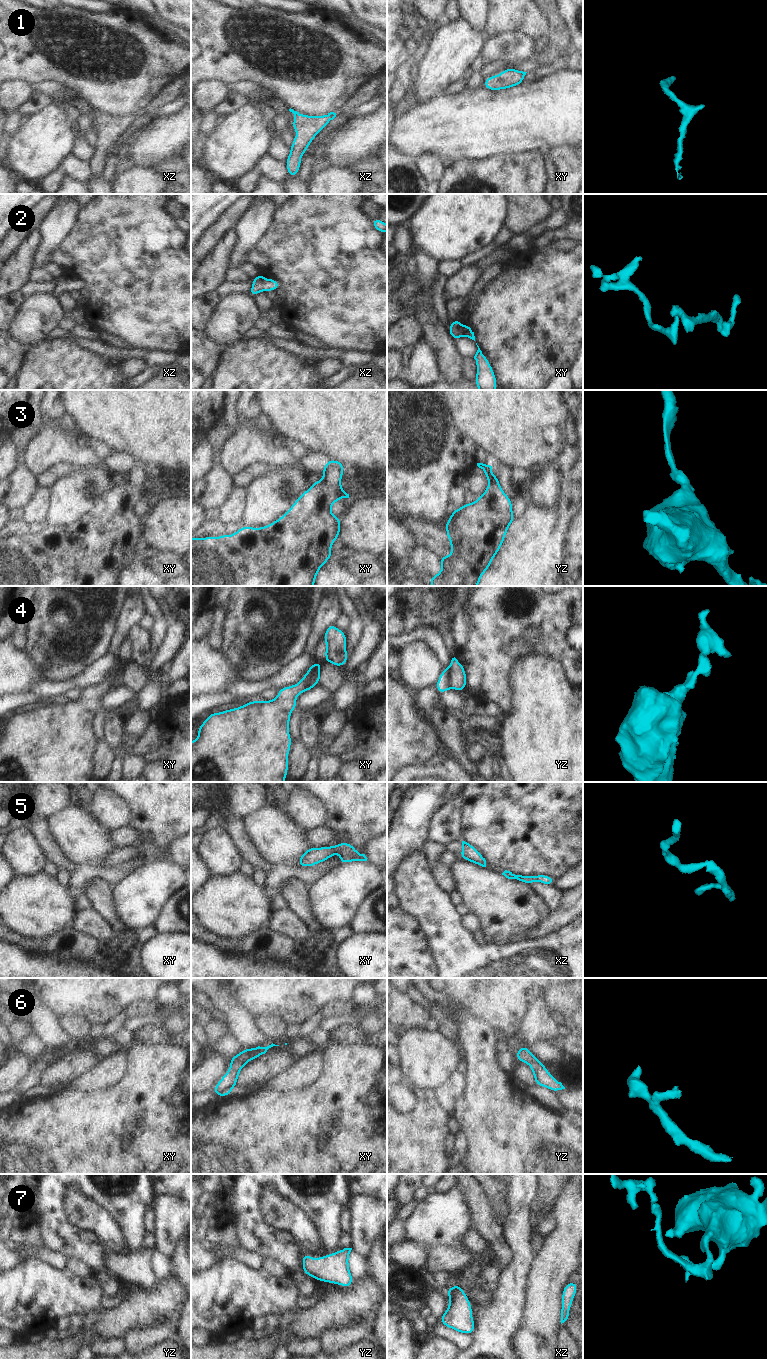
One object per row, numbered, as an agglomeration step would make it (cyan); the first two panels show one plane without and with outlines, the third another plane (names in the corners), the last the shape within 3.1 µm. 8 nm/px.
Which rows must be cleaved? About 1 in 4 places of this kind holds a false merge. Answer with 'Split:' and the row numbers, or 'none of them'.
Split: 4

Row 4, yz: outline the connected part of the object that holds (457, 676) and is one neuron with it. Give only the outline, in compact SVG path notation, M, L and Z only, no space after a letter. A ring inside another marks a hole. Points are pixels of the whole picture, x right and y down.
M455 657L452 658L449 665L449 684L451 689L458 691L466 690L467 675L461 664Z

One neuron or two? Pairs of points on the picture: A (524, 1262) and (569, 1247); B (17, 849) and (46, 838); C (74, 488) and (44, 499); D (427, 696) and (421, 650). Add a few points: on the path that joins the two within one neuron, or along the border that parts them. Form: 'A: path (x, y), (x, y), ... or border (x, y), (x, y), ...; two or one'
A: border (534, 1257), (526, 1282); two
B: border (25, 828), (34, 837), (43, 854), (48, 859); two
C: border (51, 488), (51, 507), (48, 519); two
D: border (434, 684), (416, 693); two

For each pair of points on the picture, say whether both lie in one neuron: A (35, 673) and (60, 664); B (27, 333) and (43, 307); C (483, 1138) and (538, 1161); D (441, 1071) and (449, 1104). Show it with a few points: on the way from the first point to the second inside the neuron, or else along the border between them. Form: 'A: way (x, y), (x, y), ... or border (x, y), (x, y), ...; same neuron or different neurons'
A: border (27, 651), (48, 680); different neurons
B: way (30, 327), (41, 313); same neuron
C: way (497, 1138), (504, 1138), (524, 1158); same neuron
D: border (456, 1069), (435, 1089); different neurons

